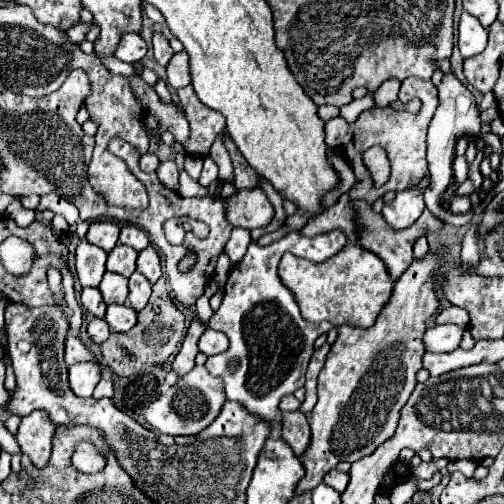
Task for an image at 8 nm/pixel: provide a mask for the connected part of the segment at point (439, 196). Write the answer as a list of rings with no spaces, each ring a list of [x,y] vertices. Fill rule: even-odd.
[[[445,75],[441,85],[437,87],[439,91],[439,107],[437,113],[429,125],[429,133],[427,133],[427,161],[429,161],[429,173],[431,173],[431,185],[425,189],[425,205],[427,209],[437,215],[443,223],[455,225],[457,227],[464,226],[470,223],[475,216],[473,210],[465,214],[454,214],[445,207],[445,195],[449,191],[449,185],[455,181],[453,175],[453,159],[455,159],[455,145],[457,139],[461,135],[475,135],[475,137],[485,137],[481,133],[481,121],[479,121],[479,109],[475,105],[473,95],[467,91],[467,87],[463,87],[455,75]],[[464,215],[464,216],[463,216]]]

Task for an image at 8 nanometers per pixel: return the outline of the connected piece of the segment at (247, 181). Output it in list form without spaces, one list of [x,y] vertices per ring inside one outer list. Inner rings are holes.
[[[225,131],[225,135],[223,135],[223,143],[225,143],[225,147],[227,147],[227,151],[229,151],[229,157],[231,157],[231,161],[233,161],[233,167],[235,167],[235,171],[233,171],[233,175],[235,175],[235,187],[237,187],[237,189],[257,187],[259,175],[251,171],[249,163],[245,163],[245,157],[237,151],[237,145],[235,145],[233,139],[227,135],[227,131]]]

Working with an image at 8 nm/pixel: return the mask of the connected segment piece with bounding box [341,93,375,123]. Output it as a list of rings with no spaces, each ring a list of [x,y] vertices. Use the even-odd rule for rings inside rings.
[[[371,93],[369,95],[365,95],[363,99],[353,99],[351,103],[347,103],[345,107],[341,107],[341,117],[345,117],[349,123],[351,121],[355,121],[365,109],[369,109],[369,107],[373,107],[375,103],[373,103],[373,97],[371,97]]]

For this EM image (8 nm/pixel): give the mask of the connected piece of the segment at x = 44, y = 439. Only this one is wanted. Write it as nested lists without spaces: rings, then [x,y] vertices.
[[[33,411],[23,417],[15,437],[23,453],[29,455],[31,463],[43,469],[49,465],[53,435],[55,435],[55,427],[53,423],[49,423],[49,417],[45,415],[45,411]]]

